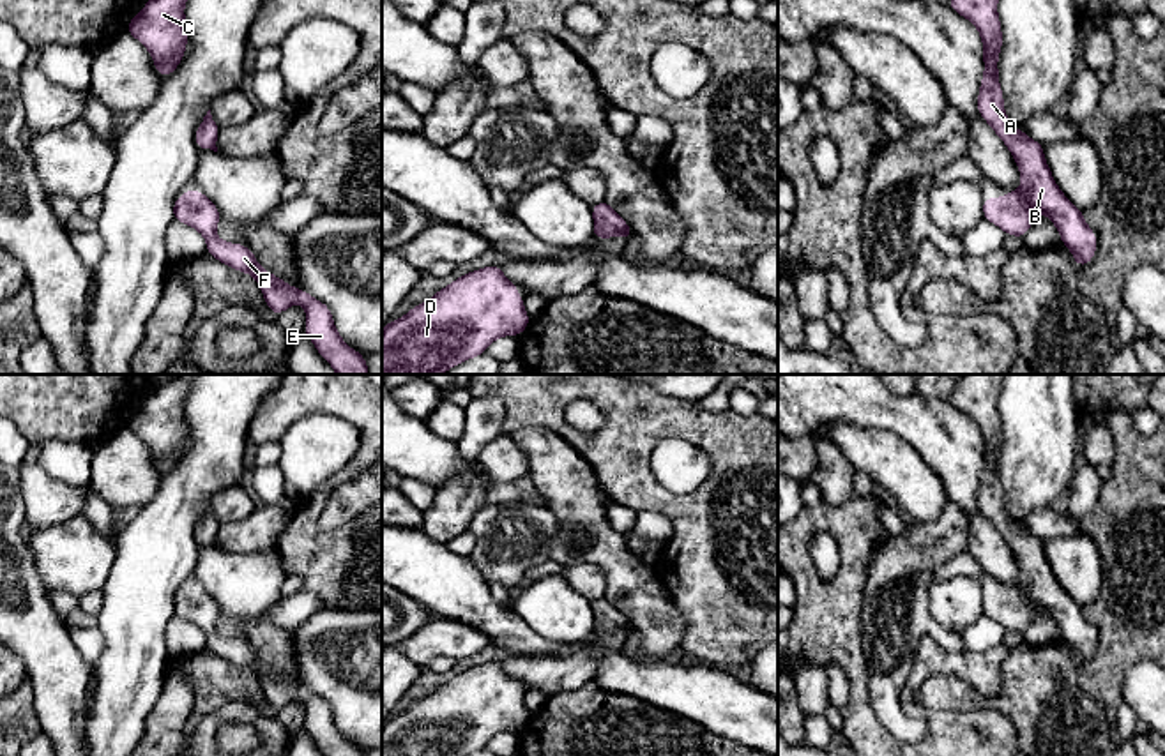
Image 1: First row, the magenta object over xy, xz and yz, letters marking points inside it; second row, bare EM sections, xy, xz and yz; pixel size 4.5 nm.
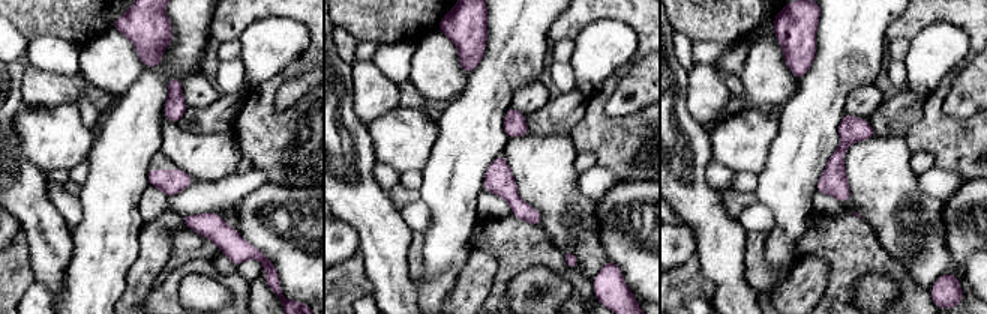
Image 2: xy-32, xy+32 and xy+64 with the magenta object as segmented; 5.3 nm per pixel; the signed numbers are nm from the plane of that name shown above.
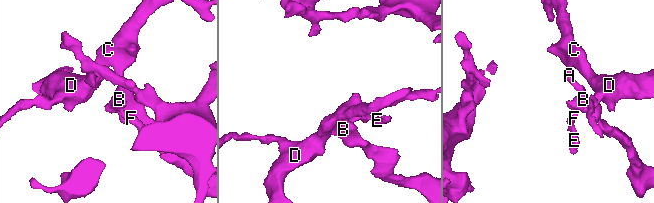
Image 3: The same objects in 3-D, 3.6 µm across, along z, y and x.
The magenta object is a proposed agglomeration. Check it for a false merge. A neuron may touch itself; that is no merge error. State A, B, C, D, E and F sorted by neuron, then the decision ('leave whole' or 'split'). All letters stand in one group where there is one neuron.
A B C D E F | leave whole

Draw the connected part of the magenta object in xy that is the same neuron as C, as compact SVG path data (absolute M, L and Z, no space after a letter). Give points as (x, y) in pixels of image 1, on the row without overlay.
M180 374L168 383L156 383L141 408L126 422L148 445L163 473L179 463L186 447L189 426L184 401L191 382L193 374Z

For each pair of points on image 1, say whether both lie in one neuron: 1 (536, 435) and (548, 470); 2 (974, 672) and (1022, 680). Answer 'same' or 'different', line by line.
1: same
2: different

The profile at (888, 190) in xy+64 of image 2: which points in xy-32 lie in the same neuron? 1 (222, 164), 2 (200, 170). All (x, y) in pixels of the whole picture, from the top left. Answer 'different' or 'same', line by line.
1: same
2: same

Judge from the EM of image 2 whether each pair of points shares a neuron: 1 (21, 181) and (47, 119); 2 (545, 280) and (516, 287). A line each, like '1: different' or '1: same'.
1: different
2: same

